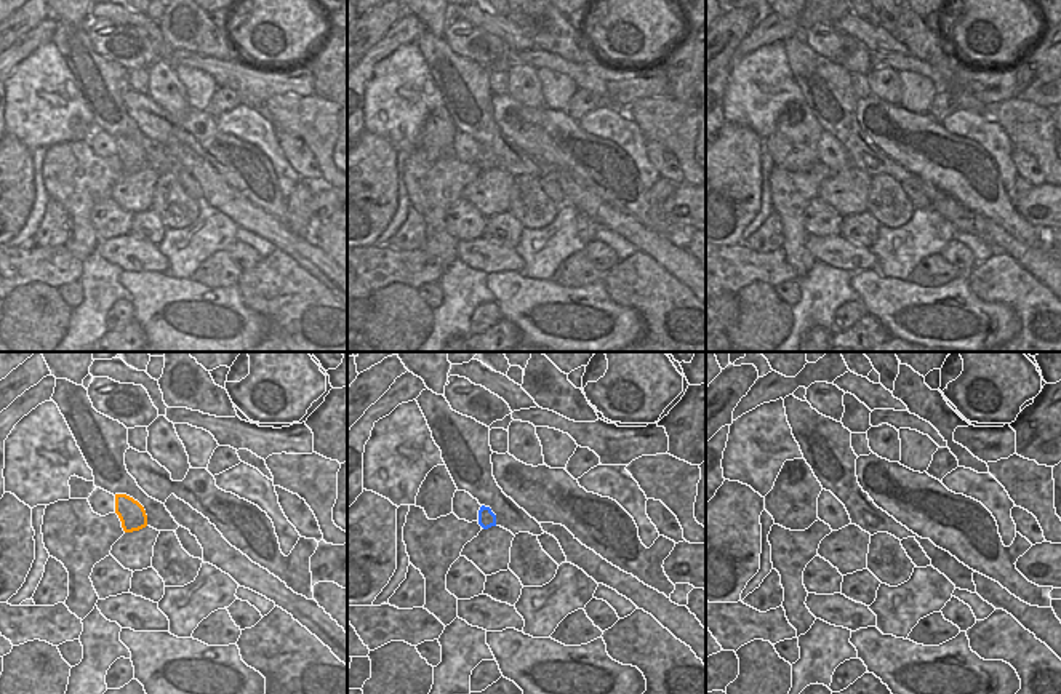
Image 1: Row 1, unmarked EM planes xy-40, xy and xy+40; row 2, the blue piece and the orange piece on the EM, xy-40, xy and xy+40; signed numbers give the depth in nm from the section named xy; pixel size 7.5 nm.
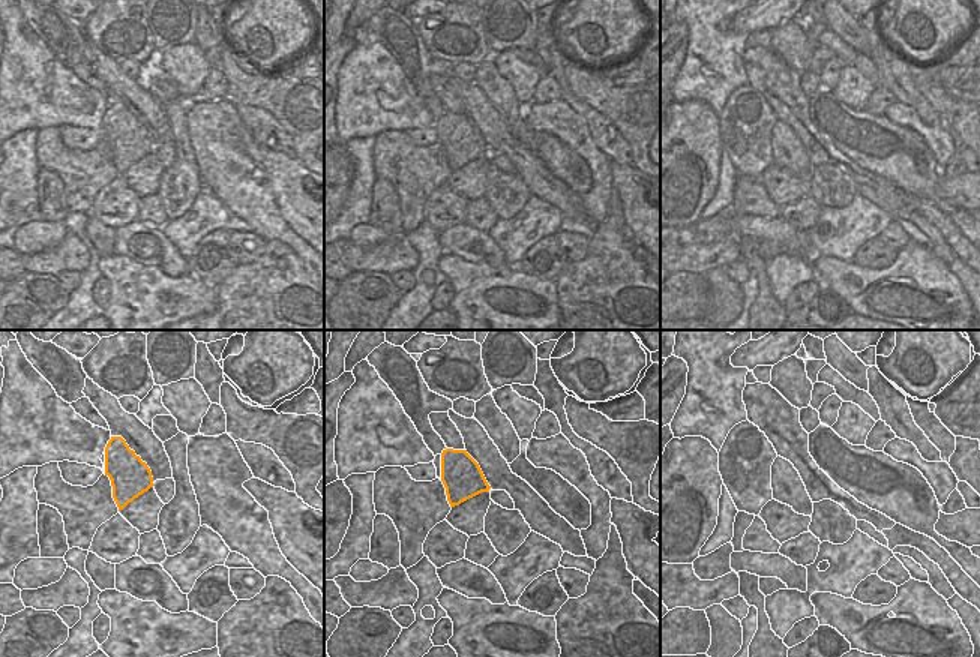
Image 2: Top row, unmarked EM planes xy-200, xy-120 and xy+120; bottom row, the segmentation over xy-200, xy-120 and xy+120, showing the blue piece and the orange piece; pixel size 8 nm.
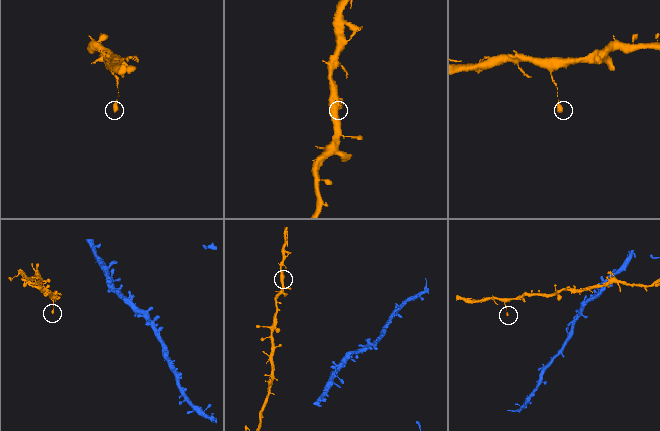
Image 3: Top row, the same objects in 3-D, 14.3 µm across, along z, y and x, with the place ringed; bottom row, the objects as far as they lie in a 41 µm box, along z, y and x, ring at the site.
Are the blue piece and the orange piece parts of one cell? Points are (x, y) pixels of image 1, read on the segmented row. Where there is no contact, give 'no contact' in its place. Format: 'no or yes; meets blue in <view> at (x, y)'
no; no contact

